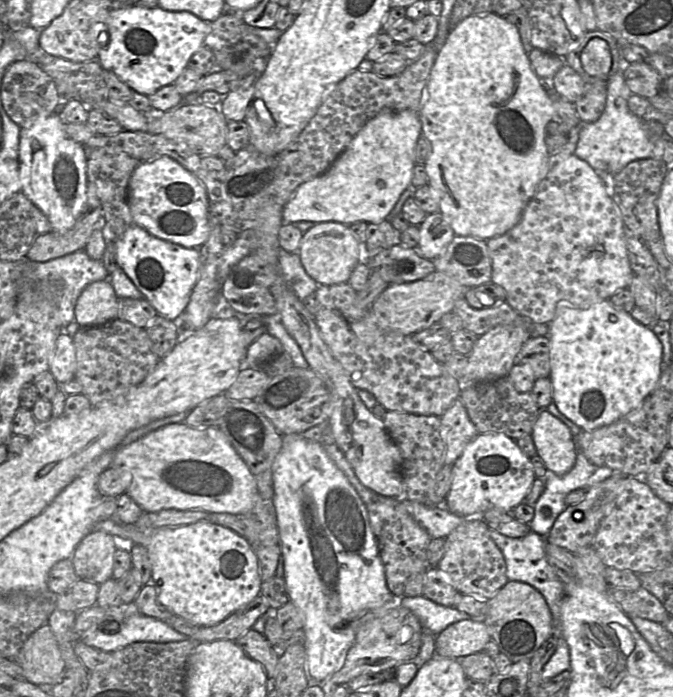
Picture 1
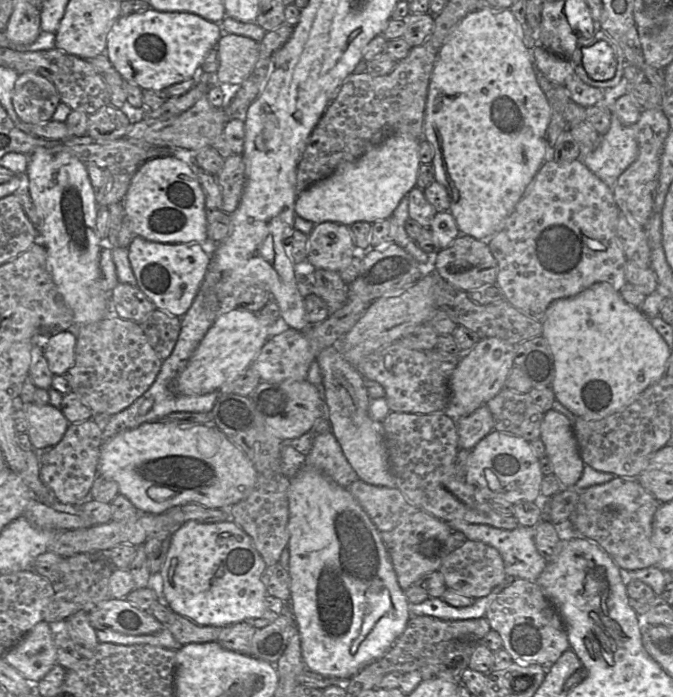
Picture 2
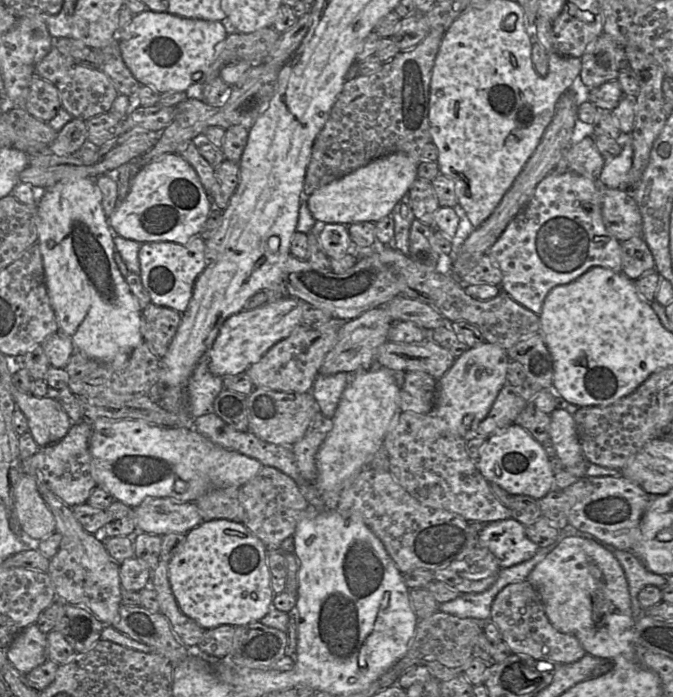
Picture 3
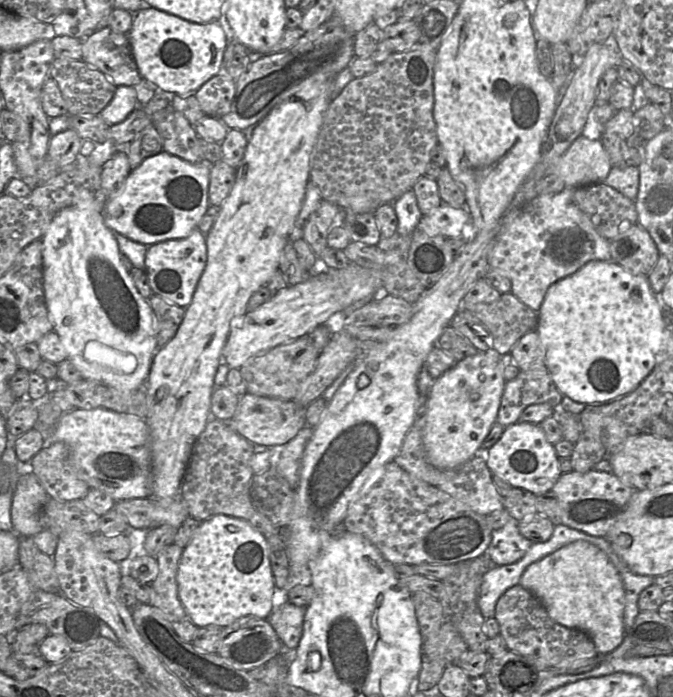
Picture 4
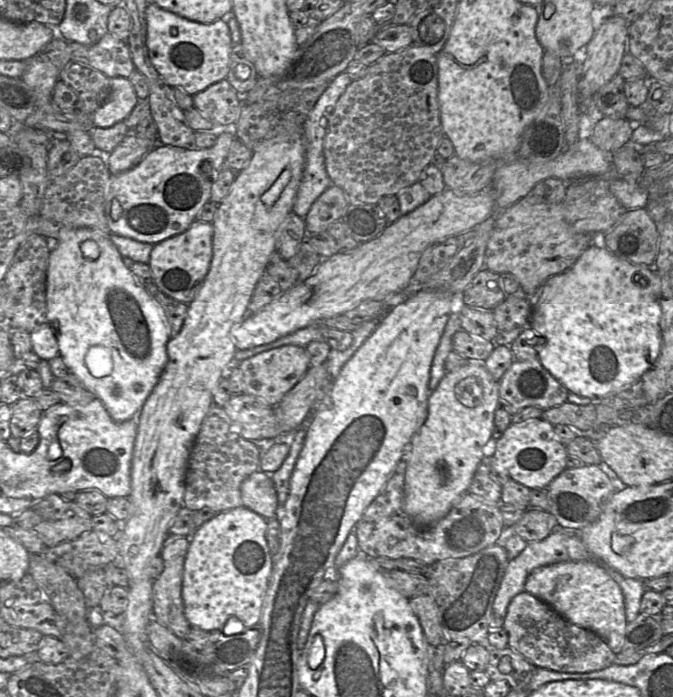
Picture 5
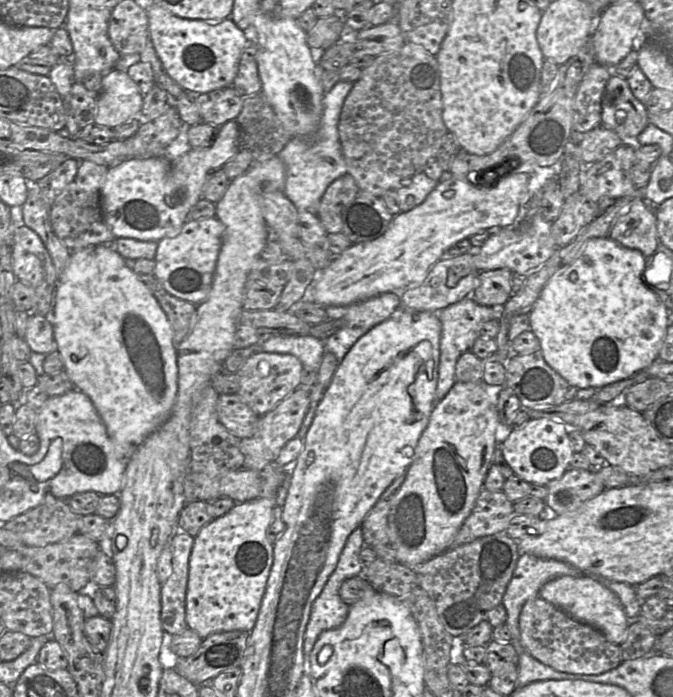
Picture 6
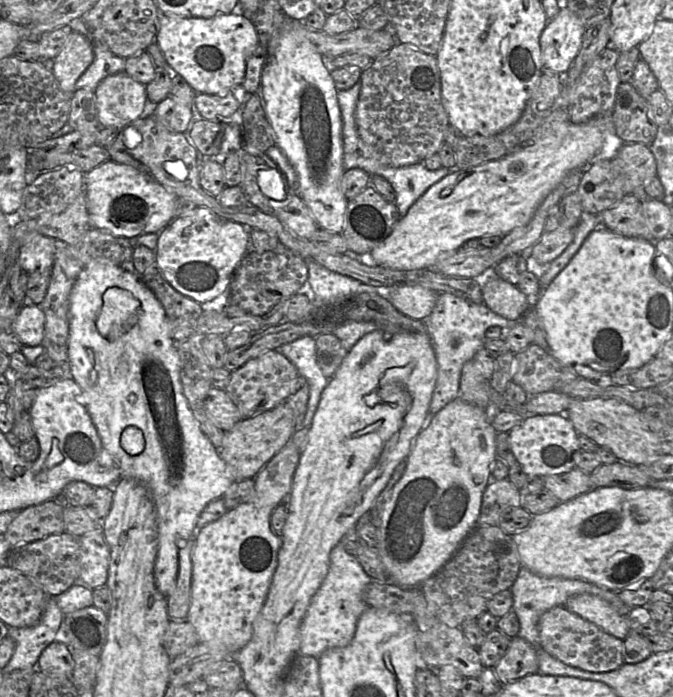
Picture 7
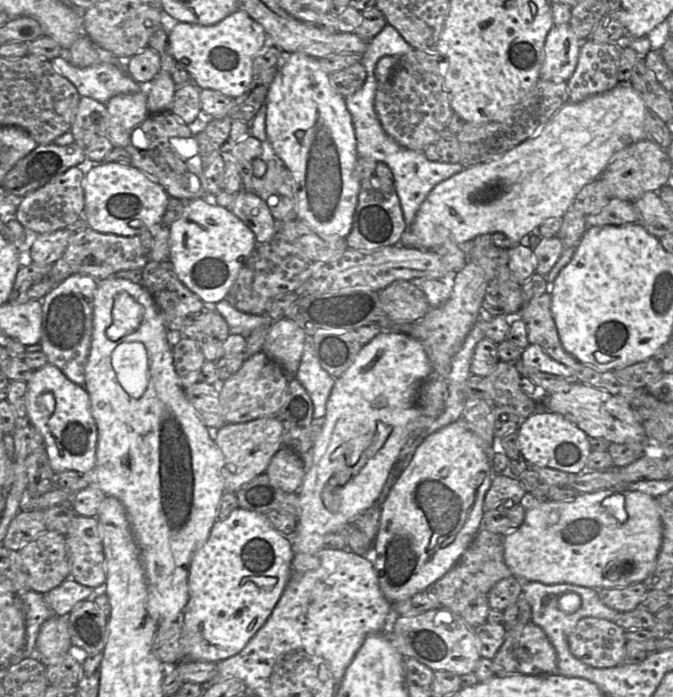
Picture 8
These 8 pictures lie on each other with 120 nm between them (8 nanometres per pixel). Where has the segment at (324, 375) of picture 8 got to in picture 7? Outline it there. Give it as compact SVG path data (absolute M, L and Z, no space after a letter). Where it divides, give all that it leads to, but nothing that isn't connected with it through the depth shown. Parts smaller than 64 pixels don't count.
M304 336L280 346L278 351L291 361L298 370L299 375L305 377L308 381L309 399L302 427L310 427L321 394L329 381L323 375L317 363L316 340L312 336Z

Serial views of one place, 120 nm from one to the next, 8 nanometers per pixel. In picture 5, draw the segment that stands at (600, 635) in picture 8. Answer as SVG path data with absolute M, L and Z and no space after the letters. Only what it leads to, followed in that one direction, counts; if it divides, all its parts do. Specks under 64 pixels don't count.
M522 591L509 603L503 621L508 646L536 667L562 673L585 673L613 664L616 654L596 633L567 621L547 603Z

